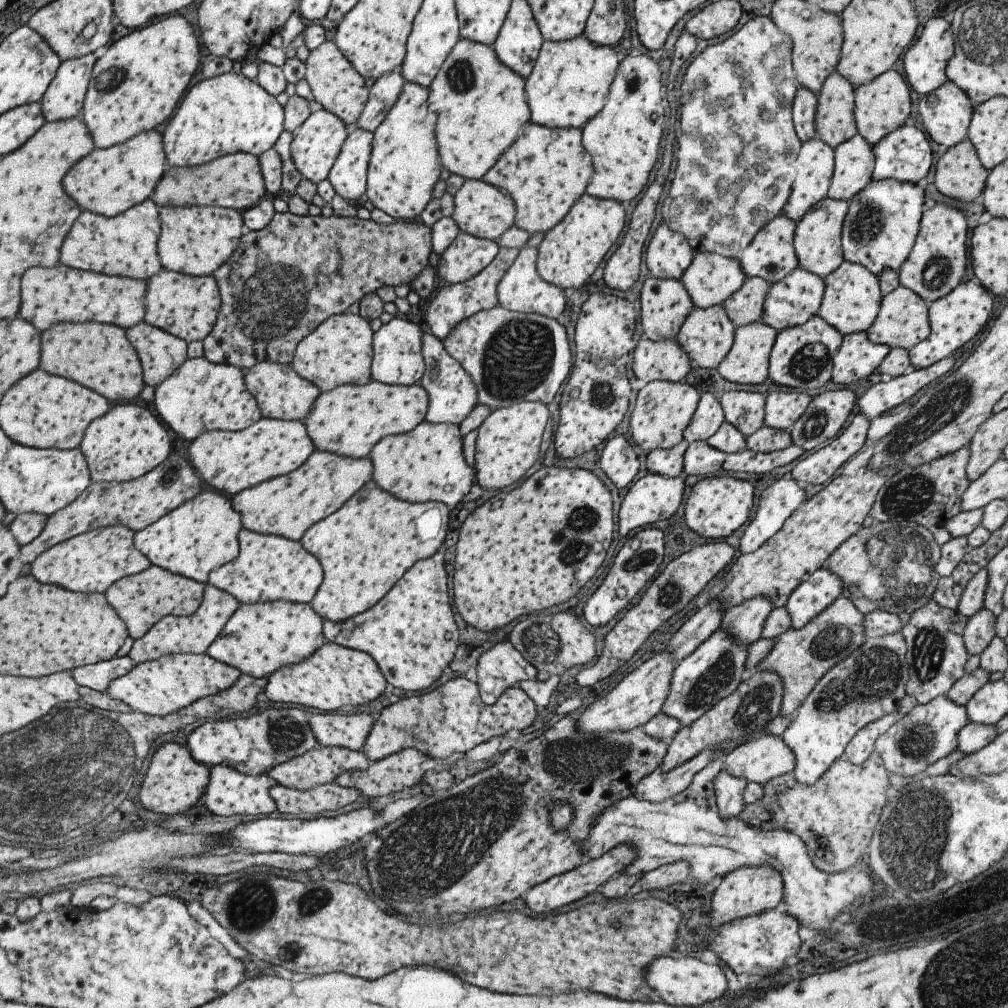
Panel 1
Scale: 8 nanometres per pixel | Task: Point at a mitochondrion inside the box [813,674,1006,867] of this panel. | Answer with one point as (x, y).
(918, 743)

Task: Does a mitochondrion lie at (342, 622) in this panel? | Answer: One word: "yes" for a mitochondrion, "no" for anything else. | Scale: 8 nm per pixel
no

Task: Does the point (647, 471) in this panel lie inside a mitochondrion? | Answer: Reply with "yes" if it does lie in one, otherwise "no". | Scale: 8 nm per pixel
no

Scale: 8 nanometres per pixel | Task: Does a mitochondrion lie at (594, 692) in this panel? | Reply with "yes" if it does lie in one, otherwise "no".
no

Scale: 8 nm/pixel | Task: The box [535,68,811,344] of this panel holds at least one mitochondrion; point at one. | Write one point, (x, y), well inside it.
(633, 84)

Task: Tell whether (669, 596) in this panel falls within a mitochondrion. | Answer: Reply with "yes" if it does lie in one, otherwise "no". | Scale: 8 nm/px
yes

